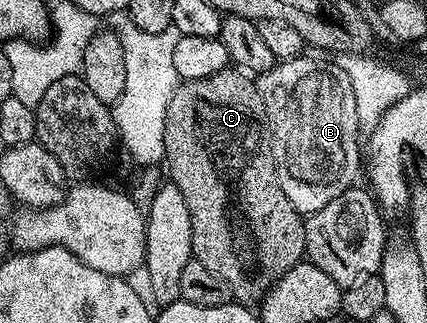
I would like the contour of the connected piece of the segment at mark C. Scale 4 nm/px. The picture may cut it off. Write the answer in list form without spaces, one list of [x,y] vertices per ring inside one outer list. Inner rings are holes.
[[[227,68],[216,72],[212,76],[204,76],[200,80],[182,80],[179,81],[176,92],[168,104],[168,116],[164,126],[164,144],[166,145],[165,165],[170,165],[169,179],[184,192],[184,204],[188,204],[188,216],[192,220],[192,248],[193,257],[204,268],[212,268],[224,284],[228,284],[233,301],[239,304],[258,304],[266,295],[266,291],[273,286],[284,272],[288,272],[293,266],[303,261],[306,253],[306,223],[303,215],[299,214],[296,208],[284,196],[284,192],[278,183],[278,168],[274,157],[274,147],[270,137],[270,123],[266,121],[266,103],[264,95],[258,89],[255,79],[249,73],[243,72],[238,68]]]

